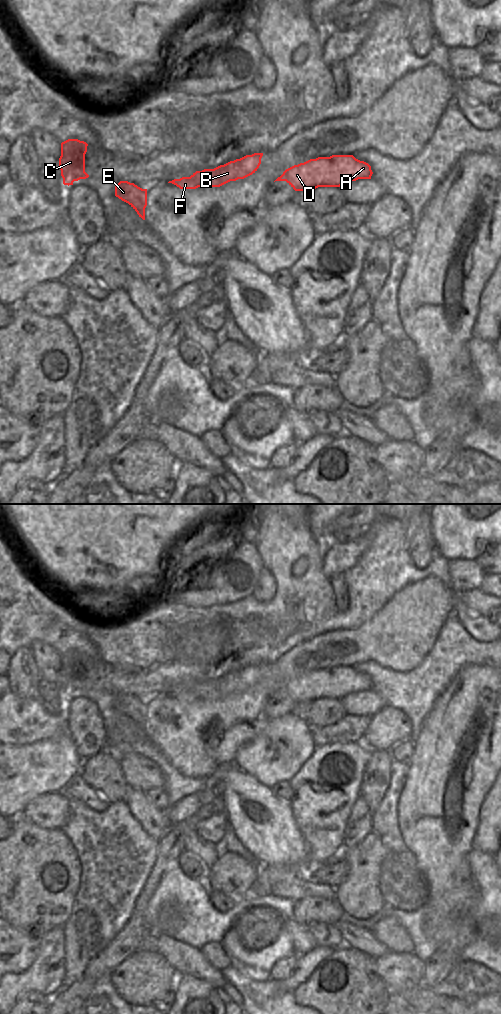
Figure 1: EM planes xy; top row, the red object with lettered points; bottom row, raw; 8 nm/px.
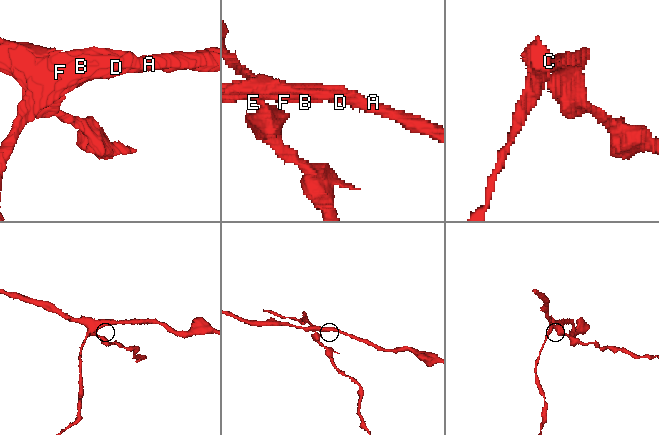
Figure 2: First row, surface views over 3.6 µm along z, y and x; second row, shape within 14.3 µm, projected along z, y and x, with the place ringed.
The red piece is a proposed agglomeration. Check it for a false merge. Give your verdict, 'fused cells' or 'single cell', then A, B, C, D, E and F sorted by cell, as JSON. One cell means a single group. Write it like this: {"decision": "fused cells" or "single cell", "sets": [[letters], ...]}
{"decision": "single cell", "sets": [["A", "B", "C", "D", "E", "F"]]}

